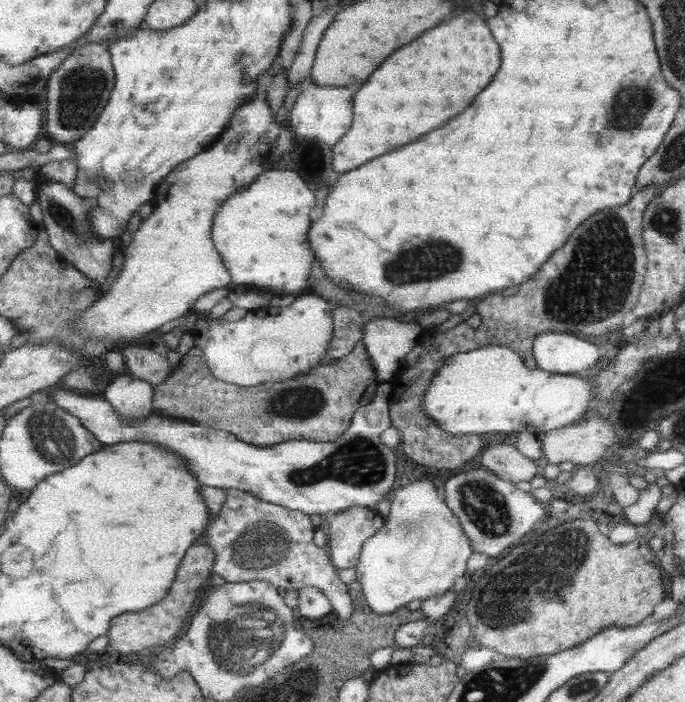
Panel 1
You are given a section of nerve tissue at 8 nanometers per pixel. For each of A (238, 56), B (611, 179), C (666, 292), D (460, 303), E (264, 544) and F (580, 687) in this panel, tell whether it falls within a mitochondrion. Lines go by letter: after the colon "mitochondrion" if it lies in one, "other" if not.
A: mitochondrion
B: other
C: other
D: other
E: mitochondrion
F: mitochondrion

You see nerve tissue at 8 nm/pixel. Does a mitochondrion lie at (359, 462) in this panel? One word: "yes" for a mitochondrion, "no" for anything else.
yes

